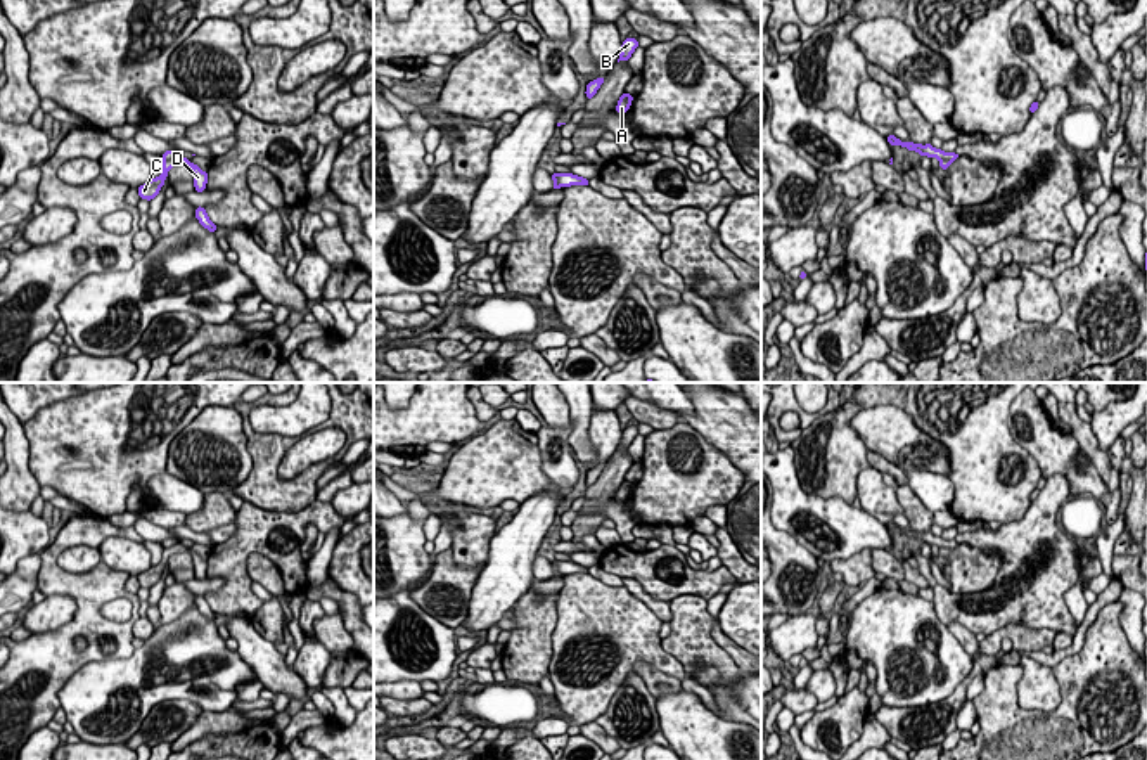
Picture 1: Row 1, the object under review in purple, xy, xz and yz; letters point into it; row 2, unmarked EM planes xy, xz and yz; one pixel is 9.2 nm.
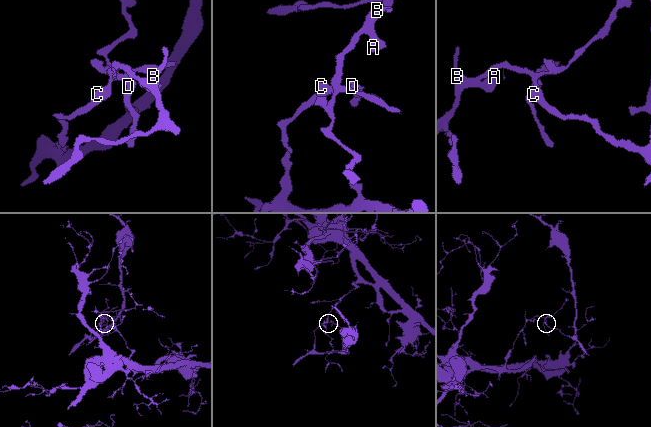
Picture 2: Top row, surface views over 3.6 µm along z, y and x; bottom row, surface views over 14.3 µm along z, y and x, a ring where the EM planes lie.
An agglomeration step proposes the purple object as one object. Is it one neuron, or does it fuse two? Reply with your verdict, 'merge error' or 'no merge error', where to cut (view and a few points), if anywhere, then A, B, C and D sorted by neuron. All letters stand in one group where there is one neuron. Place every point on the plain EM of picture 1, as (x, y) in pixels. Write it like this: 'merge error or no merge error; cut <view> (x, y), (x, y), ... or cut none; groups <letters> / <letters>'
merge error; cut xy (177, 541), (165, 549); groups A B / C D

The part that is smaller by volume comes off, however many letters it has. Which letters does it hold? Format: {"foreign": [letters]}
{"foreign": ["C", "D"]}

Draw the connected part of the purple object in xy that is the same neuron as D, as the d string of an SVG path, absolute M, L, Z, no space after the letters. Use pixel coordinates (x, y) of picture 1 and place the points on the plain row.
M176 542L173 547L170 549L164 549L163 551L163 559L157 566L151 566L147 571L140 573L137 578L138 578L138 583L140 587L147 587L147 589L152 589L161 575L164 573L164 568L168 564L168 559L173 556L173 554L178 554L178 552L189 552L192 556L192 561L194 561L194 573L195 573L195 580L202 580L206 576L206 571L208 571L208 559L202 559L197 552L194 552L190 547L185 547L182 542Z

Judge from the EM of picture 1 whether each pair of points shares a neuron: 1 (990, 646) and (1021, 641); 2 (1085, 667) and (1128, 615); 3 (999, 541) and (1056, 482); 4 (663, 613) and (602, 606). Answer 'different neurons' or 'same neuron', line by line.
1: same neuron
2: different neurons
3: same neuron
4: different neurons

